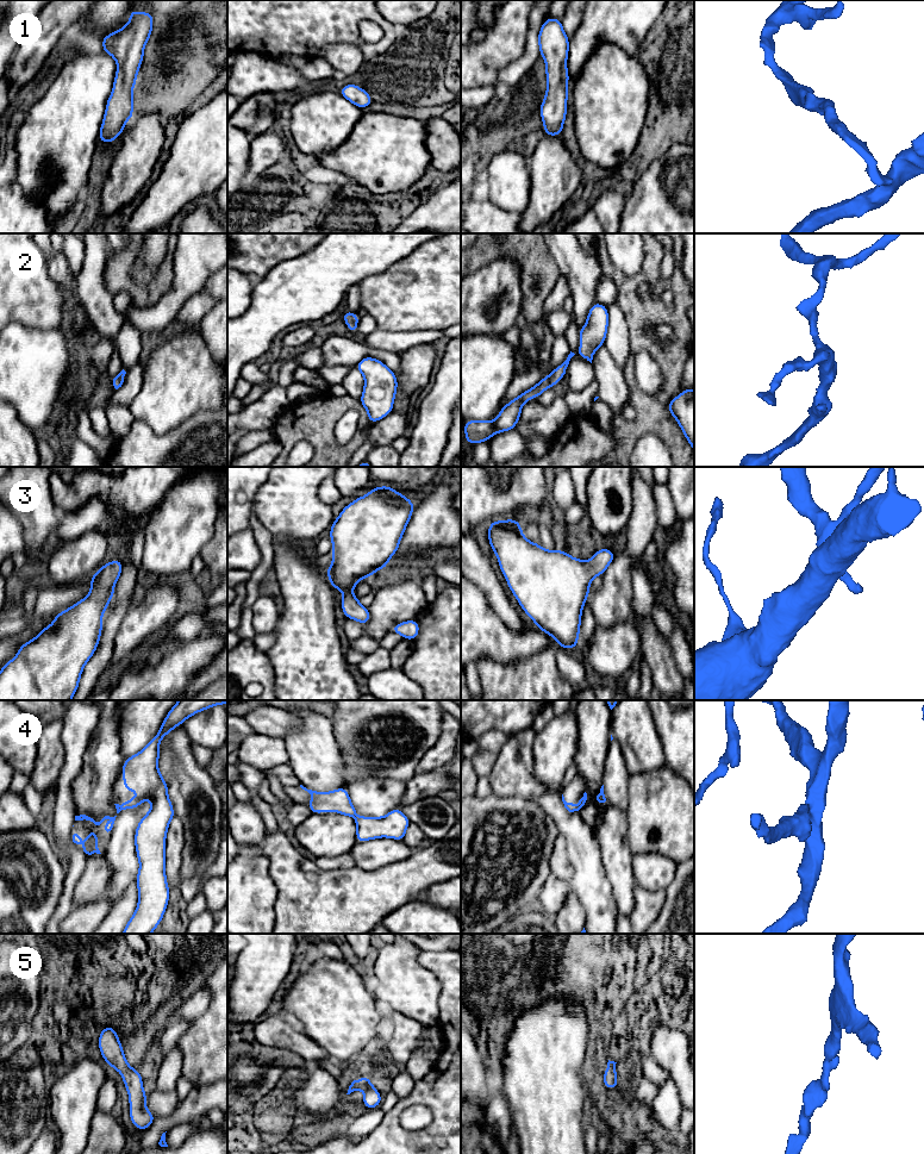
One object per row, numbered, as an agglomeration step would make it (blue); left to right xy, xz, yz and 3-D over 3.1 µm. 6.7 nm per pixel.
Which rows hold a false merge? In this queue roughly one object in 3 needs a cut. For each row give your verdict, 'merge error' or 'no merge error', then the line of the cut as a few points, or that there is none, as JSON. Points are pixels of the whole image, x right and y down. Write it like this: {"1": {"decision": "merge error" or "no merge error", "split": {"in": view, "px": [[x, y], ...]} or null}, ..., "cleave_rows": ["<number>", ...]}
{"1": {"decision": "no merge error", "split": null}, "2": {"decision": "no merge error", "split": null}, "3": {"decision": "no merge error", "split": null}, "4": {"decision": "no merge error", "split": null}, "5": {"decision": "no merge error", "split": null}, "cleave_rows": []}

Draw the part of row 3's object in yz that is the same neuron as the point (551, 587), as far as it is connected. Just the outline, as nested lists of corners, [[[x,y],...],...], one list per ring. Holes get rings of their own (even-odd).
[[[495,520],[488,525],[488,542],[494,551],[502,575],[524,612],[543,632],[556,640],[566,649],[576,648],[582,609],[589,594],[594,576],[604,575],[614,560],[613,550],[597,550],[589,561],[572,557],[566,550],[545,550],[539,543],[526,539],[520,520]]]

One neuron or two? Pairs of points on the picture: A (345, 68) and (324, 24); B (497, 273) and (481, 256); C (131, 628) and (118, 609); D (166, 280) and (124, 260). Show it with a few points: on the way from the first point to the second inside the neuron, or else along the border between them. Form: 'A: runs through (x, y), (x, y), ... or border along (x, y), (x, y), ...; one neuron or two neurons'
A: border along (361, 50), (353, 44), (329, 43), (318, 56); two neurons
B: border along (517, 262), (498, 257), (479, 267), (473, 273); two neurons
C: border along (131, 606), (120, 624), (113, 643); two neurons
D: runs through (151, 289), (136, 289), (124, 278), (124, 274); one neuron

